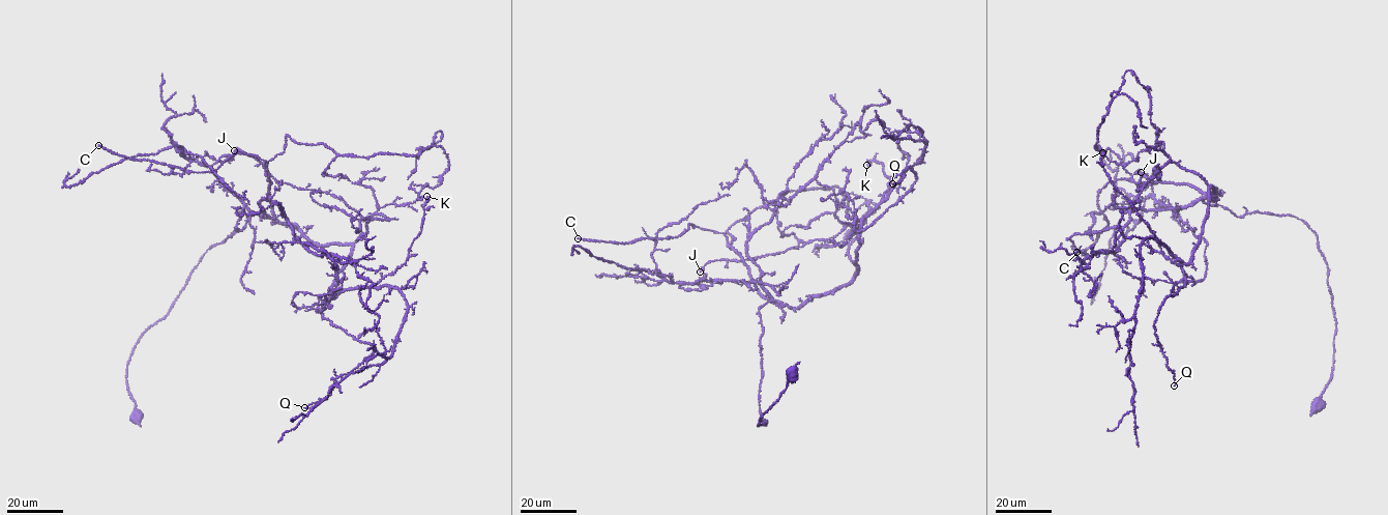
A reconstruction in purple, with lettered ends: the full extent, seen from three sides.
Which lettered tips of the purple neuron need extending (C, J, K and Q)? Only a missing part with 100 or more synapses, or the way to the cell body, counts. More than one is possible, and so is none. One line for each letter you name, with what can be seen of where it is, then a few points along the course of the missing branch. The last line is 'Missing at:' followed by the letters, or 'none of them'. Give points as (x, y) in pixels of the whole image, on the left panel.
C: at (98, 145)
Missing at: C

